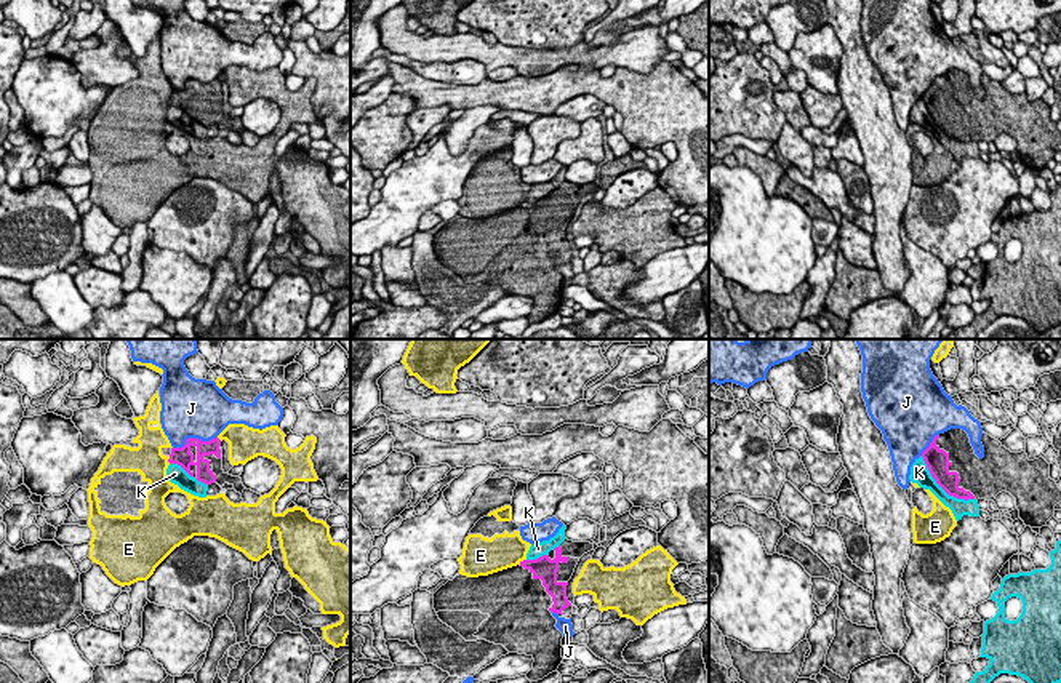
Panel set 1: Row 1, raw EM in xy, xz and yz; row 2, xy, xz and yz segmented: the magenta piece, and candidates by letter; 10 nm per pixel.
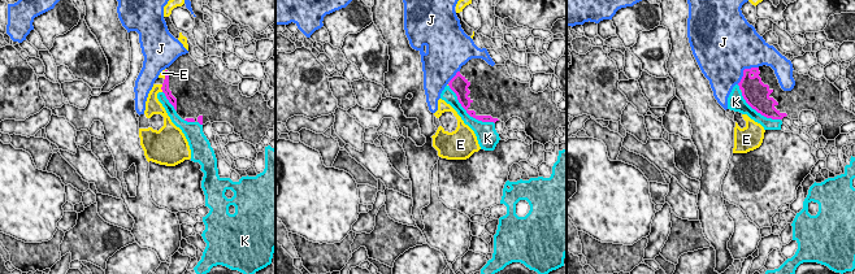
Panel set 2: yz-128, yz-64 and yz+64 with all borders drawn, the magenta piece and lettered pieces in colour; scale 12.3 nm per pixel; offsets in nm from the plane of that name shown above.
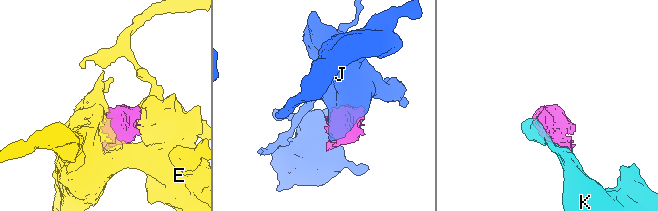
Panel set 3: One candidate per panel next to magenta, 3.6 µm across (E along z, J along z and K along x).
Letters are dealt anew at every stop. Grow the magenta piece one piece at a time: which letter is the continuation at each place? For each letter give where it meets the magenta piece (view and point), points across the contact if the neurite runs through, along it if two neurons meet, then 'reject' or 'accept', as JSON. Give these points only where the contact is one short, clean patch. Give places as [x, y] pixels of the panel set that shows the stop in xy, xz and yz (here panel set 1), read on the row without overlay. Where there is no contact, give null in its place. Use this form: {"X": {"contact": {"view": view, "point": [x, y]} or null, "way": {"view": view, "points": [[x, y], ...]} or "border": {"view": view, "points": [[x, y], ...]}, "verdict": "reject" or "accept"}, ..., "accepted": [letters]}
{"E": {"contact": {"view": "xz", "point": [524, 202]}, "verdict": "reject"}, "J": {"contact": {"view": "xy", "point": [194, 80]}, "verdict": "reject"}, "K": {"contact": {"view": "yz", "point": [943, 130]}, "verdict": "reject"}, "accepted": []}

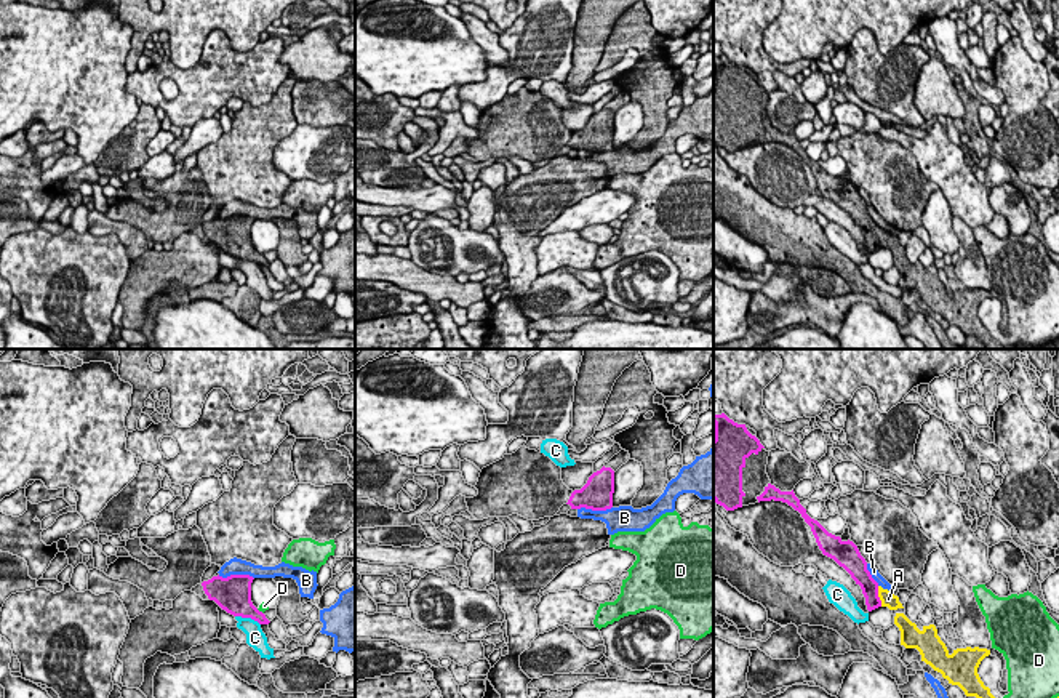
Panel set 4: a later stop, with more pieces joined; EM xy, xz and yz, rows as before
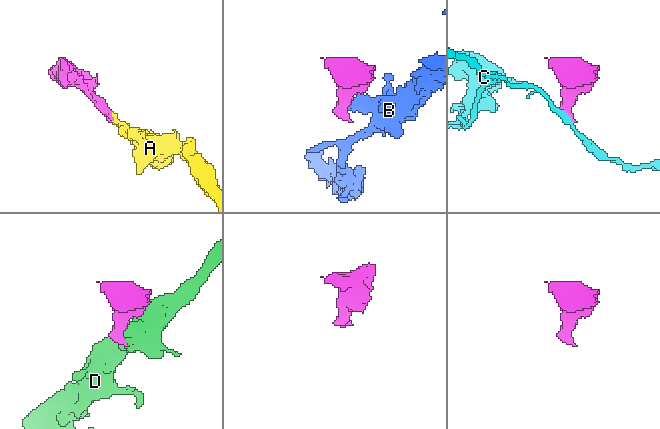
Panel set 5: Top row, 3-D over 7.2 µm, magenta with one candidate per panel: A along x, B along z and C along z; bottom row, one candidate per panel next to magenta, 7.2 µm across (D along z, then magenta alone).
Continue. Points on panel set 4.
{"A": {"contact": {"view": "yz", "point": [877, 237]}, "verdict": "accept"}, "B": {"contact": {"view": "xy", "point": [235, 216]}, "verdict": "reject"}, "C": {"contact": {"view": "xy", "point": [248, 258]}, "verdict": "reject"}, "D": {"contact": {"view": "xy", "point": [258, 252]}, "border": {"view": "xy", "points": [[256, 250], [263, 255]]}, "verdict": "reject"}, "accepted": ["A"]}

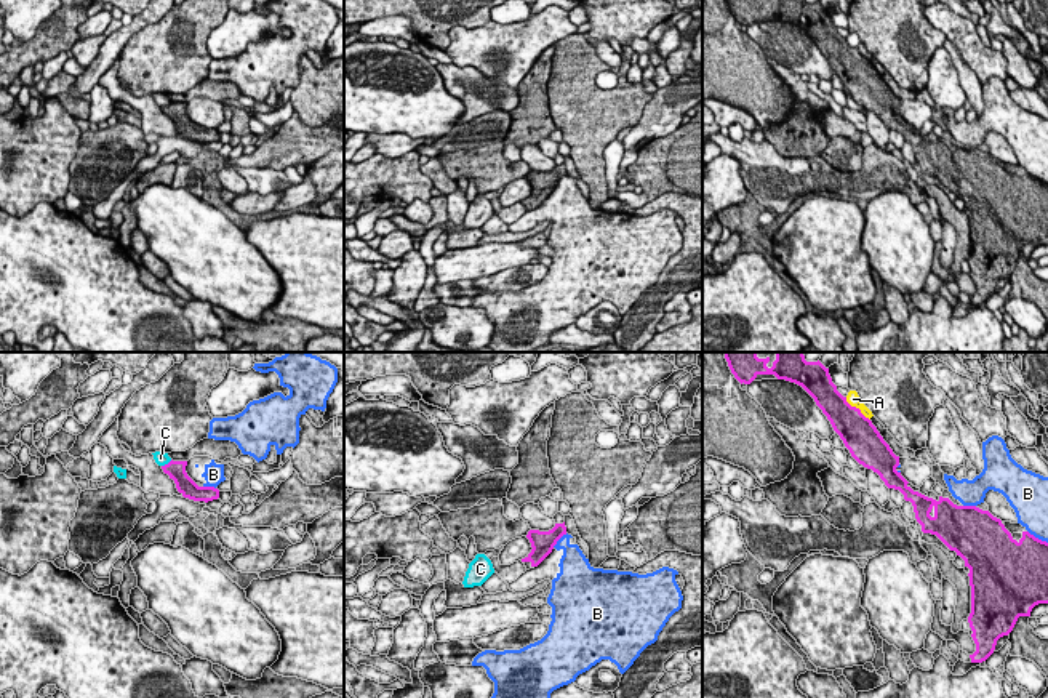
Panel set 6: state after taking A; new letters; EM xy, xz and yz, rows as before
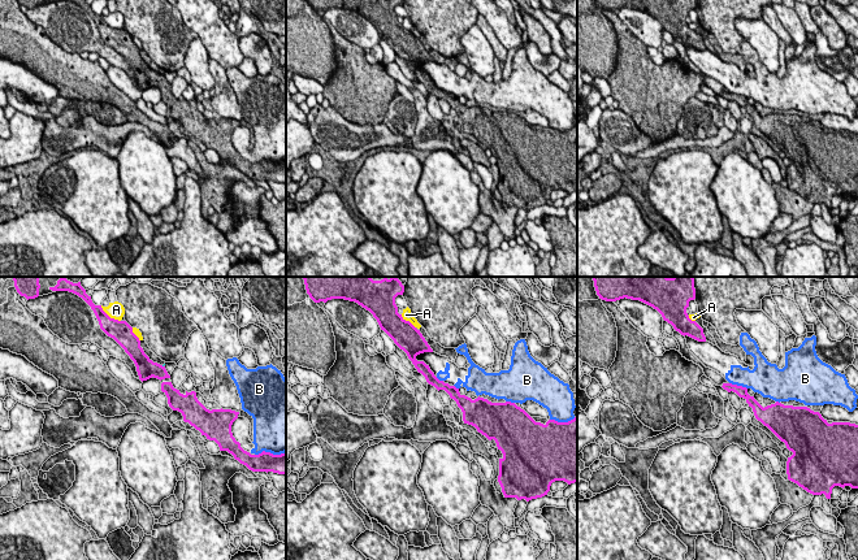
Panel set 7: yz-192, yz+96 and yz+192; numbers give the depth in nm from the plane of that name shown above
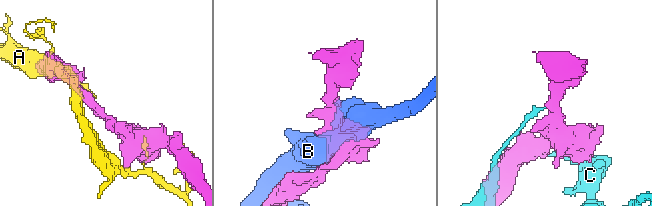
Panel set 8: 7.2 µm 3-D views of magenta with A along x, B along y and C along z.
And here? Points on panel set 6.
{"A": {"contact": {"view": "yz", "point": [855, 48]}, "verdict": "reject"}, "B": {"contact": {"view": "xz", "point": [559, 180]}, "verdict": "reject"}, "C": {"contact": {"view": "xy", "point": [168, 104]}, "border": {"view": "xy", "points": [[172, 101], [162, 108]]}, "verdict": "reject"}, "accepted": []}

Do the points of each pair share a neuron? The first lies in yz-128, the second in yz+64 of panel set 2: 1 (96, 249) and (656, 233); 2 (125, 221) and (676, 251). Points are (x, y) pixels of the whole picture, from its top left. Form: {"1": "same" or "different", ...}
{"1": "different", "2": "different"}

